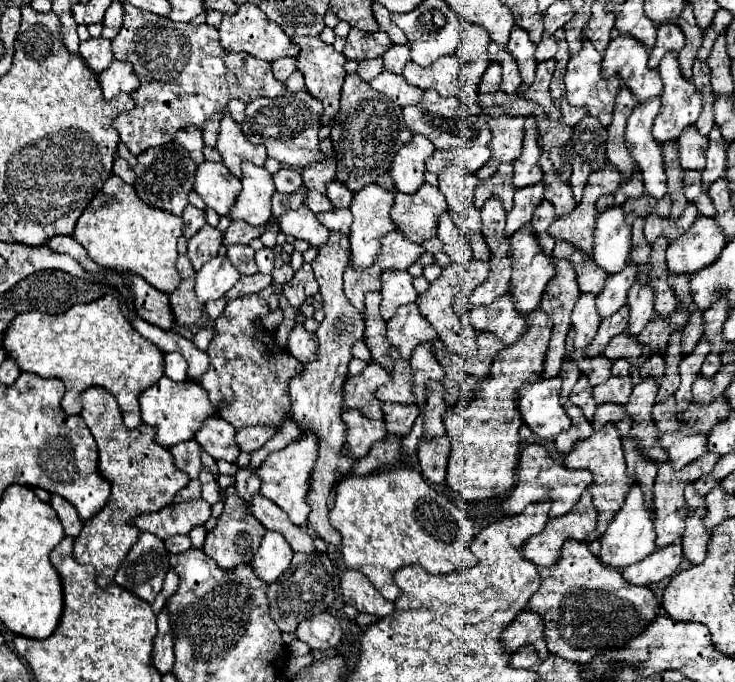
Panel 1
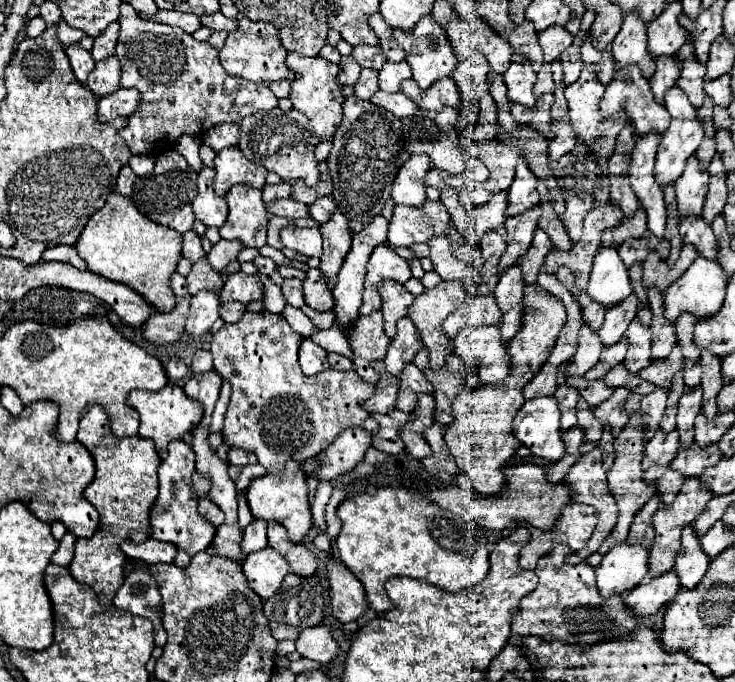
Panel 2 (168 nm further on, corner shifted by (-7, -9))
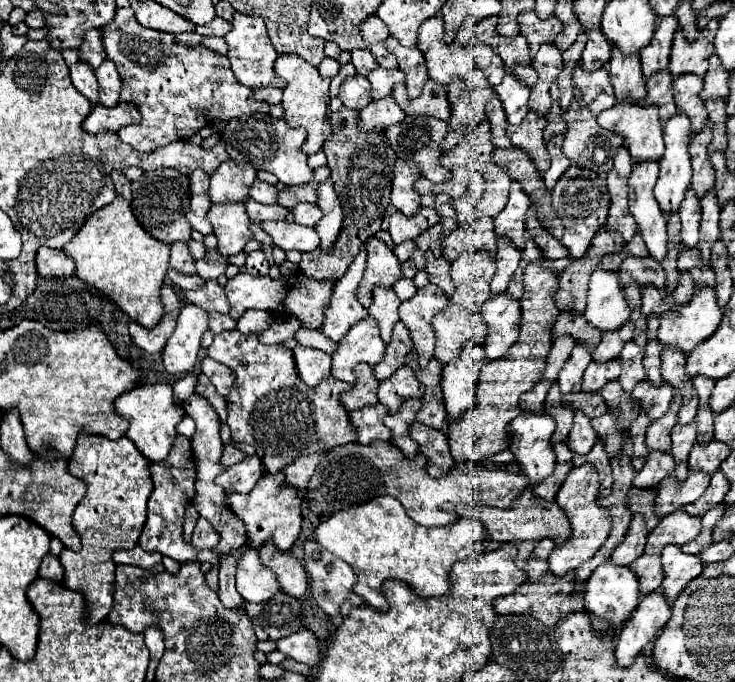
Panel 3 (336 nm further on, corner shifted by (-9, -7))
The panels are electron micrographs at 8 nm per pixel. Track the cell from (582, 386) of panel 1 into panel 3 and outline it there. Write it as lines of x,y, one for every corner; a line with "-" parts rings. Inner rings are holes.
581,410
575,412
573,430
571,430
569,440
567,440
567,446
575,454
587,454
595,446
595,442
597,442
597,434
595,434
595,430
591,430
591,424
589,422
591,420

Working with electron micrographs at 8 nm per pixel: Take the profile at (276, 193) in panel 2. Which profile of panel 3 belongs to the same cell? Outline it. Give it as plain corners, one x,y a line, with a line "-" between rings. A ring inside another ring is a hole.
257,180
257,182
253,182
251,184
251,198
255,198
257,202
263,202
263,204
275,204
277,202
277,194
279,194
279,190
275,188
275,186
269,186
267,182
261,182
261,180

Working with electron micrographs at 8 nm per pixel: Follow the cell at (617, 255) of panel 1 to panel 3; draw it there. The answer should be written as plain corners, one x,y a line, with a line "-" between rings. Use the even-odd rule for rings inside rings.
597,268
589,280
587,308
583,316
599,332
619,330
629,320
629,306
619,286
619,272
605,272

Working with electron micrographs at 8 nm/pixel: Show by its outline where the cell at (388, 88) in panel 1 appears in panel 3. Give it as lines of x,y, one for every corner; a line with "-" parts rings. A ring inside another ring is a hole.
391,96
373,100
369,102
361,112
359,112
359,126
363,132
371,130
385,130
391,124
399,124
405,118
403,110
395,104

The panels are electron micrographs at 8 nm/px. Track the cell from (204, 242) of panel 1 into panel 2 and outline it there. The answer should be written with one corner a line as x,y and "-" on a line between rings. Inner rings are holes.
201,258
193,264
193,270
187,274
187,282
189,282
189,294
195,294
203,288
221,290
221,286
223,286
221,274
213,272
213,268
209,268
207,258

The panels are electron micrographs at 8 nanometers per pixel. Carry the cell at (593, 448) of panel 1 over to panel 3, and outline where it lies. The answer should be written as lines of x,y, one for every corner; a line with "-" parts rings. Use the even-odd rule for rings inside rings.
583,464
579,468
573,468
567,474
567,480
563,482
563,486
557,494
557,504
569,516
571,536
567,542
559,544
547,560
549,572
553,572
555,576
565,576
567,572
577,570
585,560
593,558
595,552
601,548
601,544
607,540
609,530
611,530
611,518
609,518
609,510
601,508
597,504
597,494
599,494
599,480
597,480
597,470
591,464

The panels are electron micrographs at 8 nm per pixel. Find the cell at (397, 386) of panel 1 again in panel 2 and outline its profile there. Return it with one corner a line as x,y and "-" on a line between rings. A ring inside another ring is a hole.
373,362
373,368
381,374
381,380
377,382
377,392
375,396
371,396
369,400
363,402
363,408
371,414
375,412
389,412
395,408
397,402
397,392
399,392
399,380
397,376
389,376
389,372
385,372
385,362

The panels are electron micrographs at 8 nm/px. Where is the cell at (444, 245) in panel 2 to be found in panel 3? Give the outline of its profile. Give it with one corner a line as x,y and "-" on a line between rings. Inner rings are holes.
431,250
425,252
425,260
427,260
427,274
429,274
429,280
431,284
439,286
443,290
445,296
451,296
453,294
453,282
451,282
451,276
449,276
449,262
445,258
437,258
433,256

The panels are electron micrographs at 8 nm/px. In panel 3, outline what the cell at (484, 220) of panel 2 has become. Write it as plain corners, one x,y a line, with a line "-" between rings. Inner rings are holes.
483,218
473,226
463,226
453,230
449,236
443,236
441,242
441,254
447,262
453,262
461,252
477,252
485,250
491,256
495,254
495,232
493,232
493,220

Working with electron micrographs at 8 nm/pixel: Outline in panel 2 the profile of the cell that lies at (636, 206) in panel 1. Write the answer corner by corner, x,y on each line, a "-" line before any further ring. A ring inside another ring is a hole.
645,234
643,240
625,240
619,246
619,256
625,262
625,266
629,268
635,262
643,262
647,252
653,250
657,246
657,238
653,234

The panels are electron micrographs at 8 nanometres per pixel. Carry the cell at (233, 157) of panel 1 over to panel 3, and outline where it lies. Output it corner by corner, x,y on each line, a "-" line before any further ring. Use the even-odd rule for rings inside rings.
233,160
223,162
211,176
209,196
213,204
231,204
247,198
257,172
249,164
237,164

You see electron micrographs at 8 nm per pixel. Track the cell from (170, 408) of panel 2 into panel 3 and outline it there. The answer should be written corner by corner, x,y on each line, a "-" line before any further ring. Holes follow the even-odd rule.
147,384
147,386
137,386
125,394
121,394
115,400
115,412
129,422
127,438
135,442
139,452
149,460
149,462
161,462
167,458
171,444
175,442
175,426
183,418
183,408
173,404
173,390
169,384

